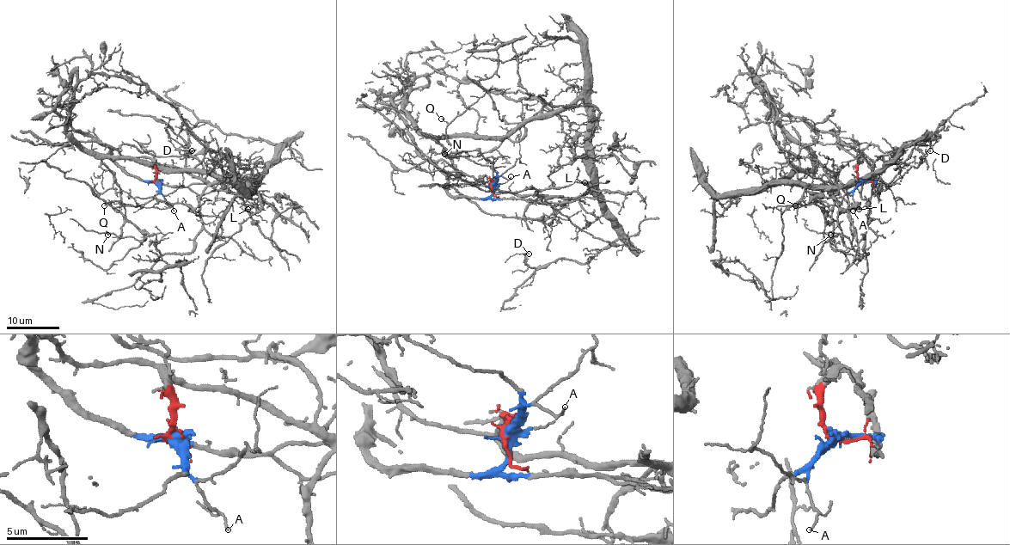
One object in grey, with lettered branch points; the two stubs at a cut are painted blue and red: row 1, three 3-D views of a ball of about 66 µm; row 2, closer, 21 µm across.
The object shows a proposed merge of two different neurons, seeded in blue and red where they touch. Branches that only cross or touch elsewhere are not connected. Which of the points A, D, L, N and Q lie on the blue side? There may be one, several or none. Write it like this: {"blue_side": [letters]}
{"blue_side": ["A", "Q"]}

